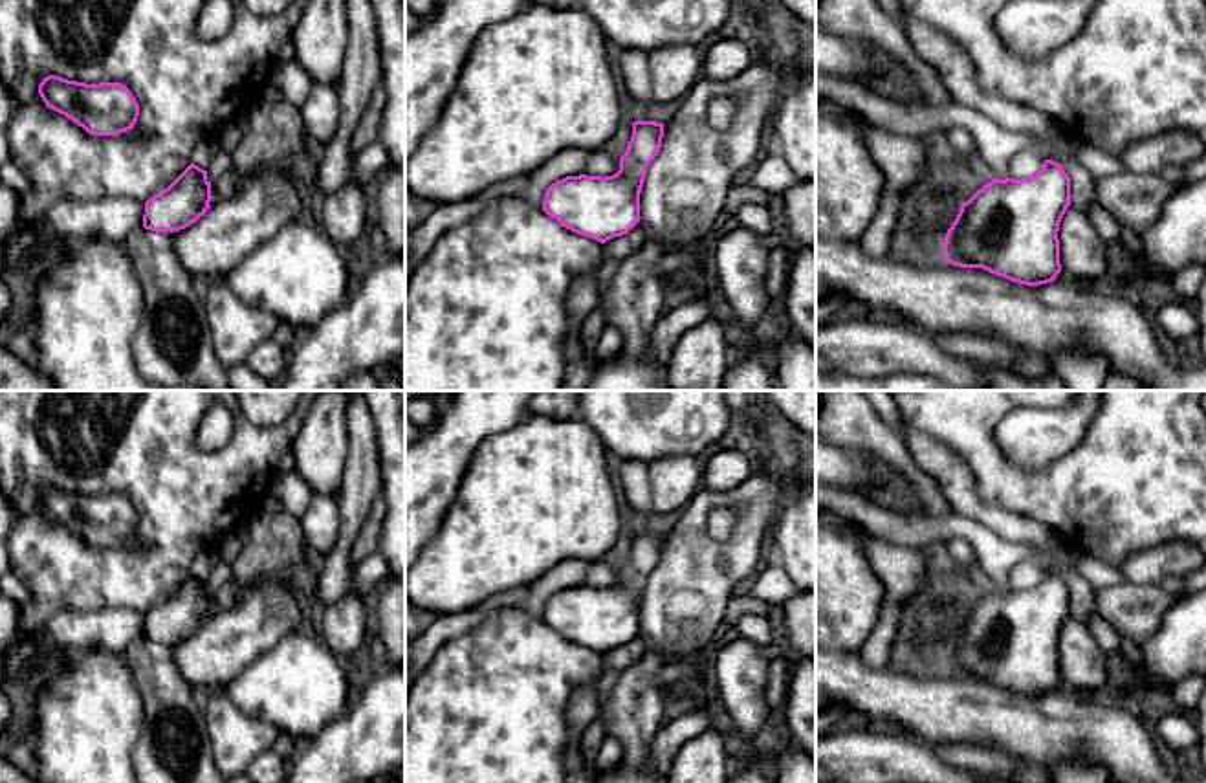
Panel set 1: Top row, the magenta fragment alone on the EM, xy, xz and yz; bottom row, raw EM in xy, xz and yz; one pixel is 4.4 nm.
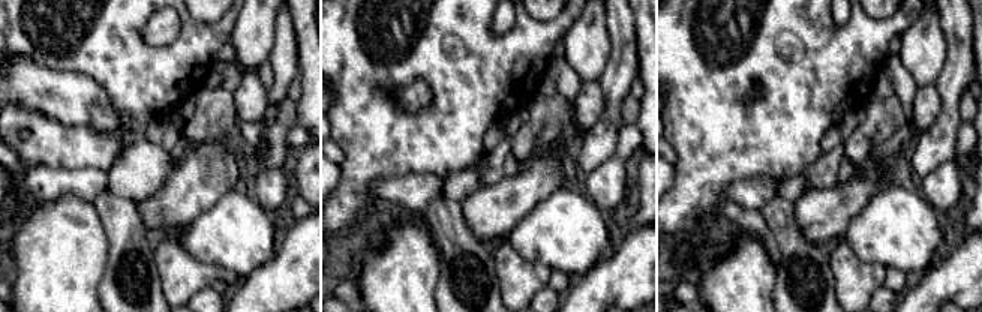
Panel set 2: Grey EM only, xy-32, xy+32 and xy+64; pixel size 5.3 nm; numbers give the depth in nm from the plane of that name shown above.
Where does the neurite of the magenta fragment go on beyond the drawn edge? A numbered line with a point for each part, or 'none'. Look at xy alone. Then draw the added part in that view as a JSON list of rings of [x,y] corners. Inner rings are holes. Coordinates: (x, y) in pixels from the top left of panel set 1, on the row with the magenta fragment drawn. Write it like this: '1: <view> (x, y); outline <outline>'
none

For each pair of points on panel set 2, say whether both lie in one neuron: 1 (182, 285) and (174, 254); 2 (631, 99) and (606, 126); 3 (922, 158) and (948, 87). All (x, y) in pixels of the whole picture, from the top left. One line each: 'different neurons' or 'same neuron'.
1: same neuron
2: different neurons
3: same neuron

